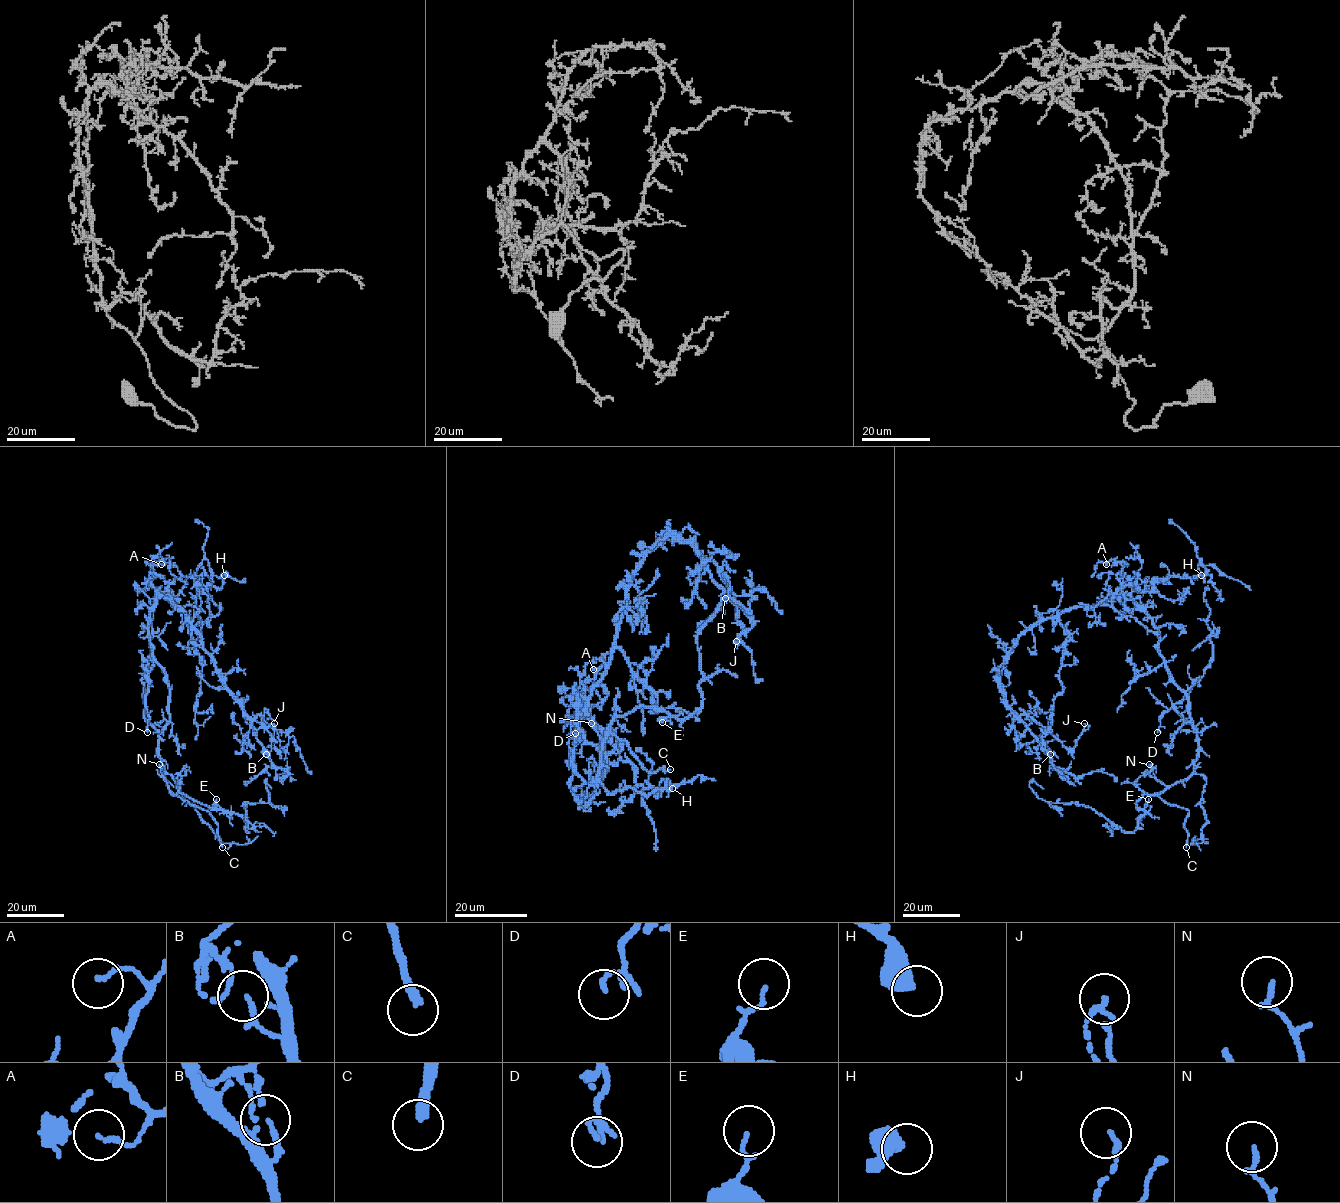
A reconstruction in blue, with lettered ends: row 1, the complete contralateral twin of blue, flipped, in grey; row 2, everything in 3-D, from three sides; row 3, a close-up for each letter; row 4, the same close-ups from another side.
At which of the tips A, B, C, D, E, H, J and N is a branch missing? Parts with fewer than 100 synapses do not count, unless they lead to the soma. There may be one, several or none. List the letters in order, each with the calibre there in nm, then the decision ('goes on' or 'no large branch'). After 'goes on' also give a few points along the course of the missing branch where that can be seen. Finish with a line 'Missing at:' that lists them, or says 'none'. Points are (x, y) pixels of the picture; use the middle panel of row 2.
A: calibre 120 nm; no large branch
B: calibre 130 nm; no large branch
C: calibre 280 nm; goes on; course (670, 769), (650, 729), (640, 696), (635, 626), (632, 626)
D: calibre 90 nm; no large branch
E: calibre 110 nm; no large branch
H: calibre 550 nm; no large branch
J: calibre 170 nm; no large branch
N: calibre 140 nm; no large branch
Missing at: C

